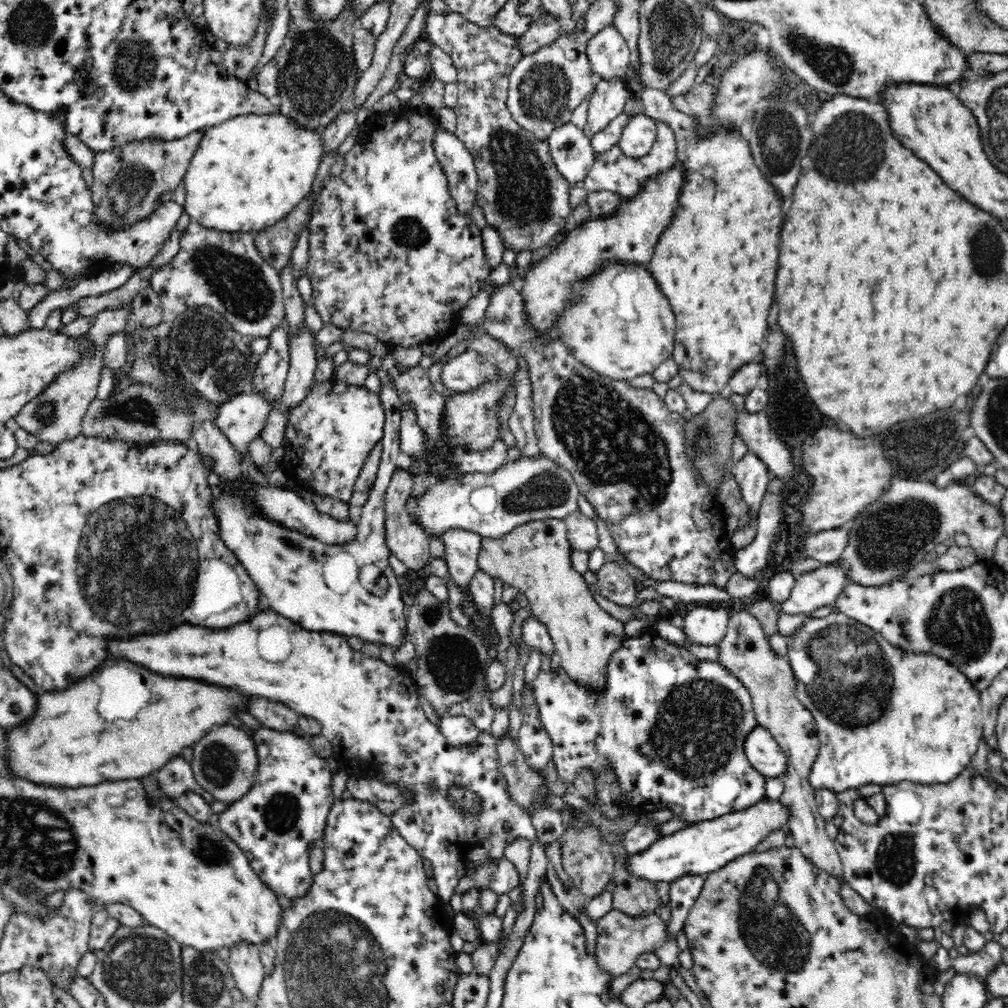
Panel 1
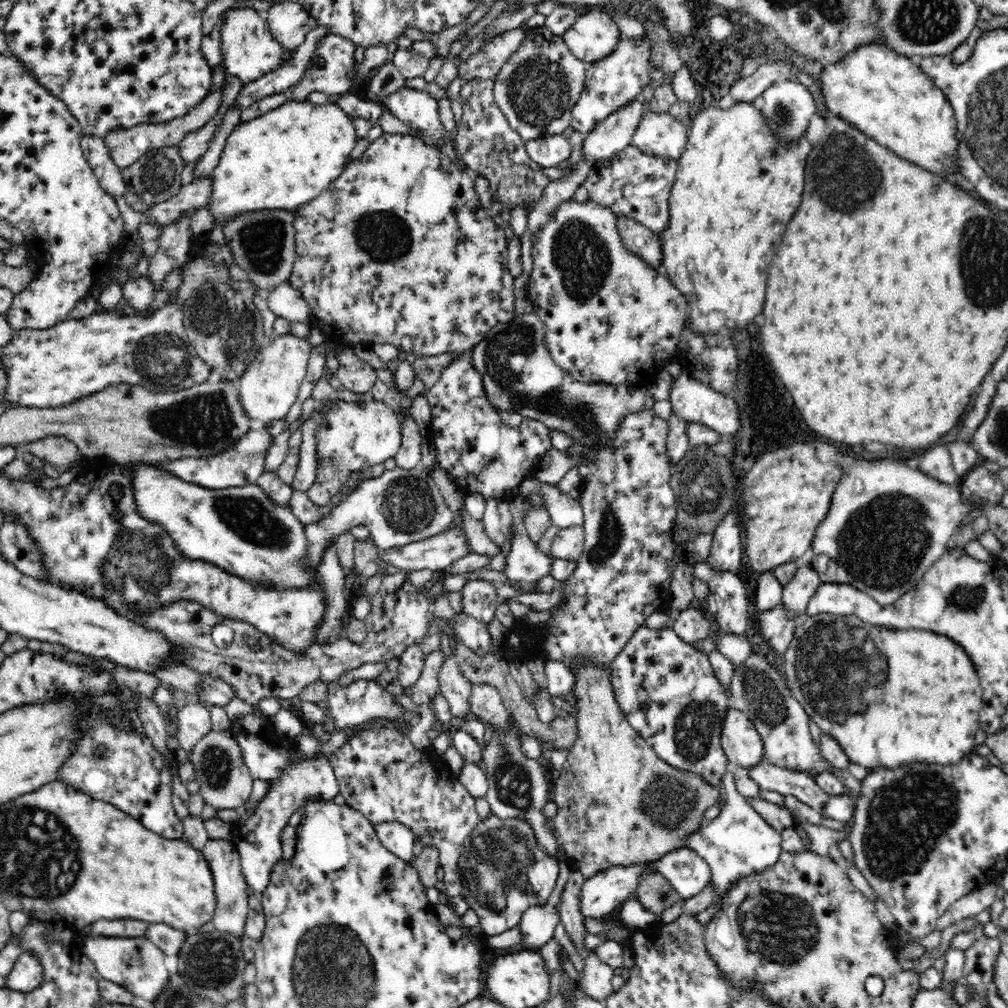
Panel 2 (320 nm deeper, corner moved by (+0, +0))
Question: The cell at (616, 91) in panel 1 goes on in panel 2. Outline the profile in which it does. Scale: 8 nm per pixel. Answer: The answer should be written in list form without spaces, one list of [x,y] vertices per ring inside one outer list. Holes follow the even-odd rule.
[[[645,35],[639,41],[622,37],[612,54],[602,60],[590,63],[587,66],[585,90],[579,102],[573,108],[573,122],[571,126],[576,132],[589,133],[601,120],[606,119],[612,112],[620,110],[630,99],[650,85],[658,88],[662,81],[673,84],[673,76],[667,74],[667,68],[654,68],[647,61],[649,57],[649,37]]]

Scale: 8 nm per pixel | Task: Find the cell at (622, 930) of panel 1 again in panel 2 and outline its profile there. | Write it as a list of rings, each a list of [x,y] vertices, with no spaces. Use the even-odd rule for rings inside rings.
[[[595,949],[583,957],[585,963],[577,986],[581,986],[586,995],[603,1002],[614,992],[612,988],[614,968],[602,961]]]

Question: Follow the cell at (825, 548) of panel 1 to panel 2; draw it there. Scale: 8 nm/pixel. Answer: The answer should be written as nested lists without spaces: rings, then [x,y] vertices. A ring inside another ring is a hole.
[[[812,561],[798,564],[794,578],[783,586],[783,606],[786,606],[793,618],[803,621],[806,618],[805,611],[808,602],[824,584],[819,573],[814,570]]]

